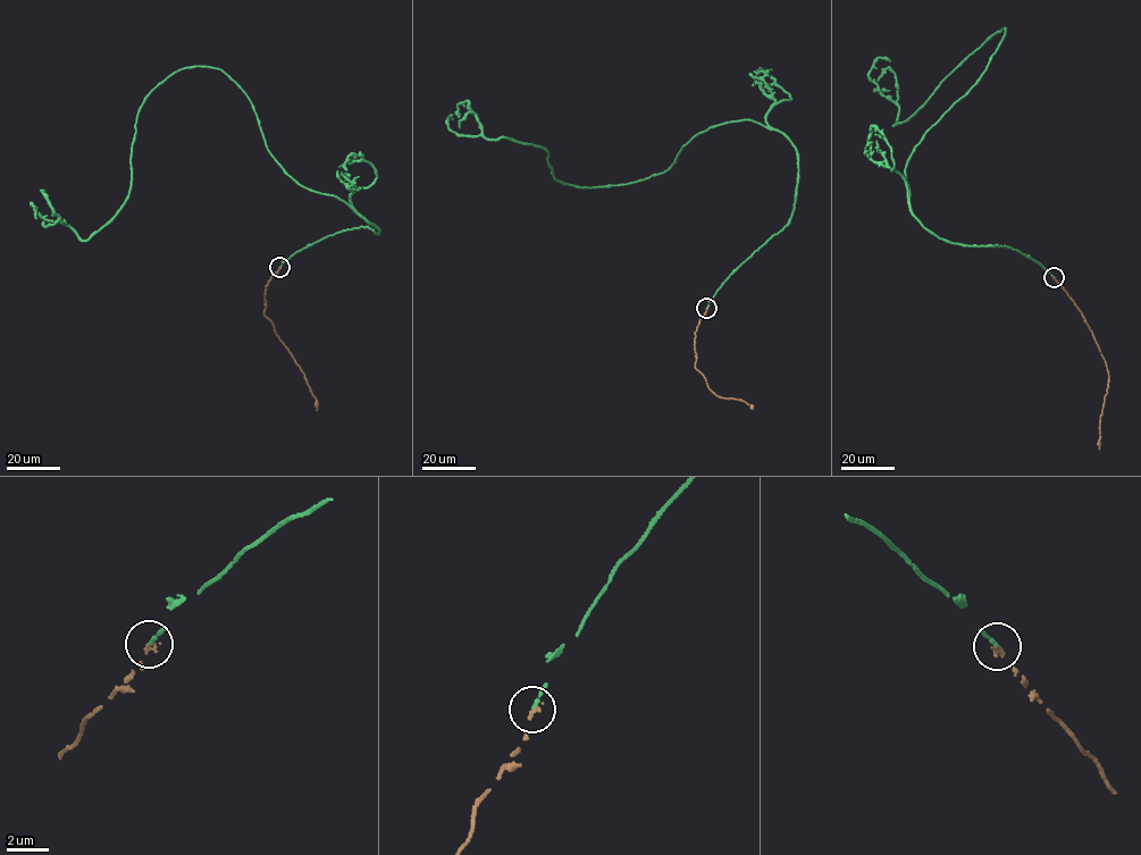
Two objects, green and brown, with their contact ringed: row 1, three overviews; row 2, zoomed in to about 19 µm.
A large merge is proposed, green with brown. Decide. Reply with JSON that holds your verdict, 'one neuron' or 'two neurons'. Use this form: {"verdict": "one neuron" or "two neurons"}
{"verdict": "one neuron"}

